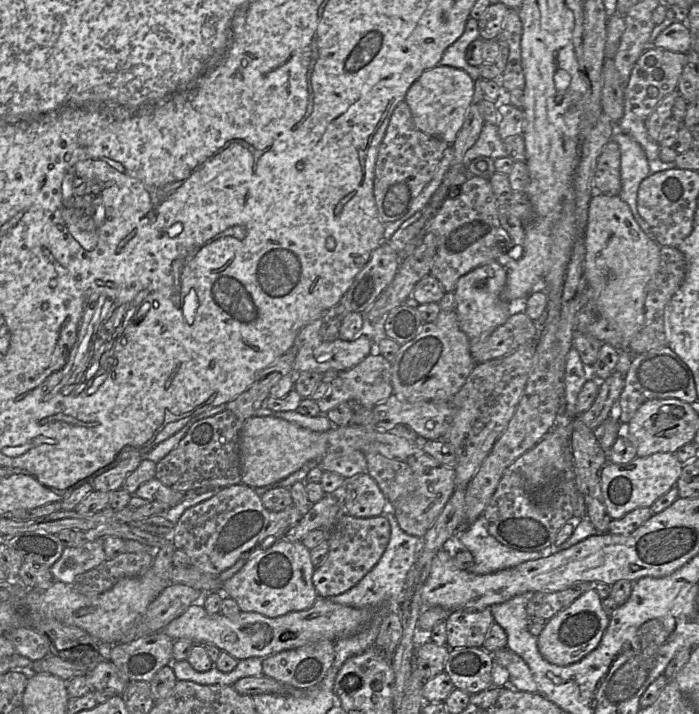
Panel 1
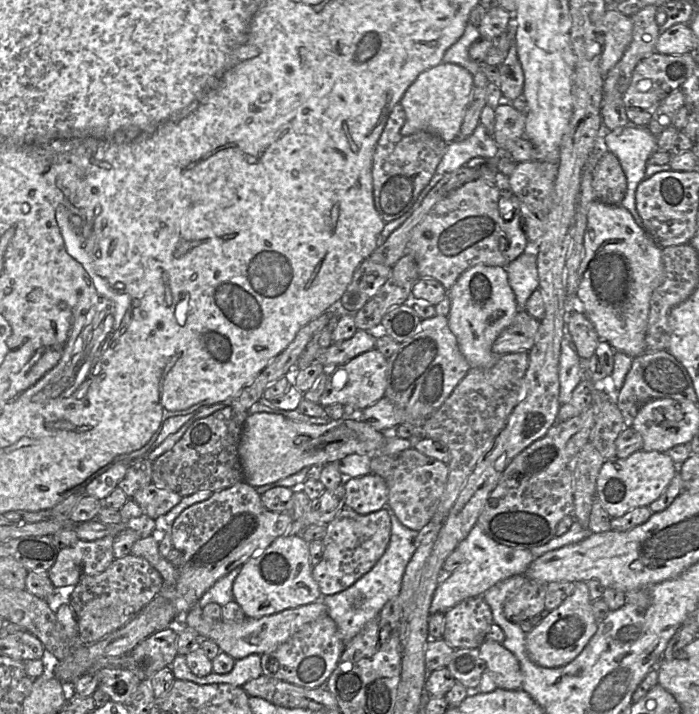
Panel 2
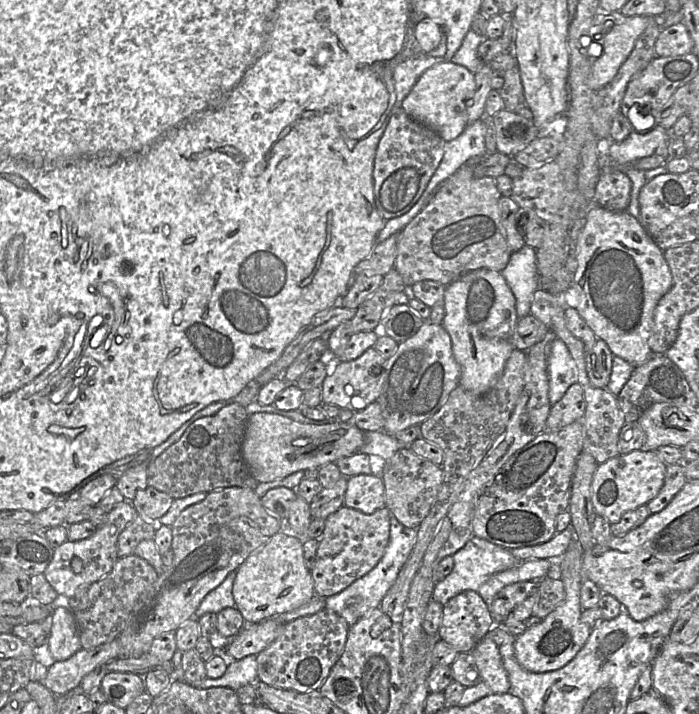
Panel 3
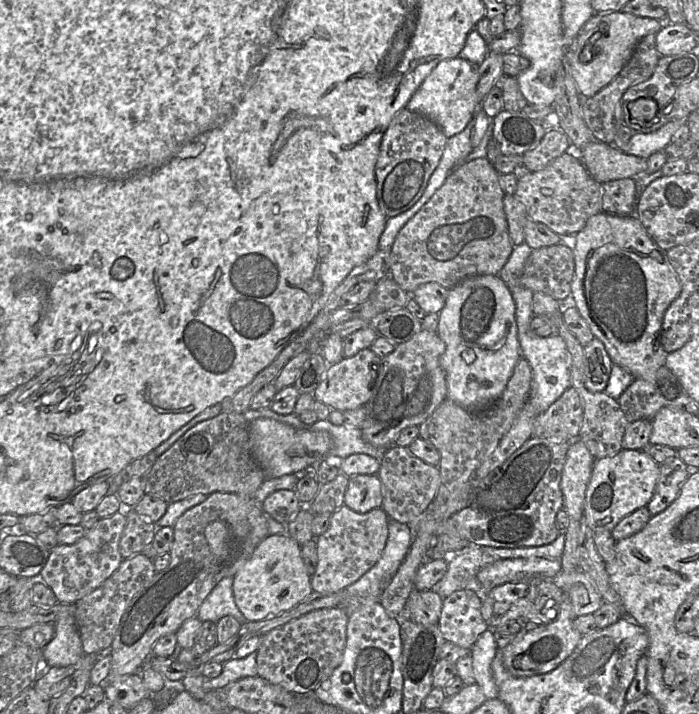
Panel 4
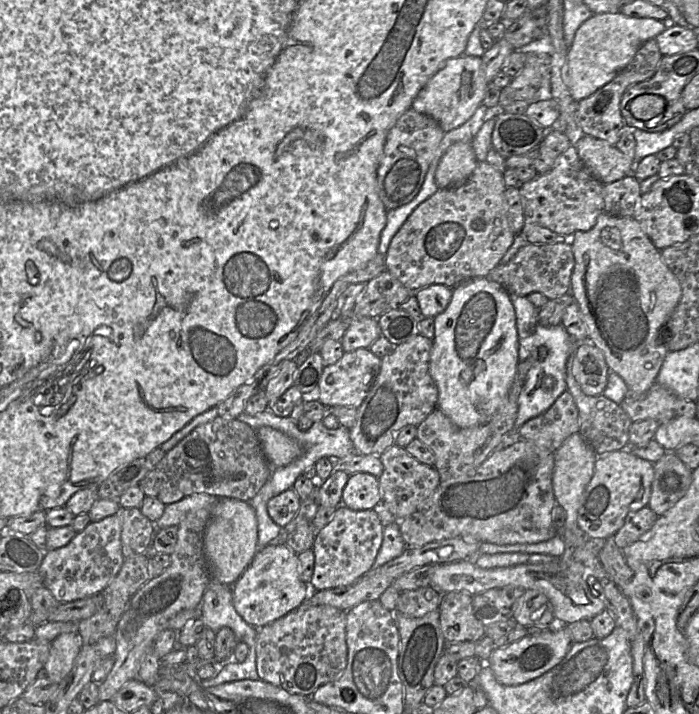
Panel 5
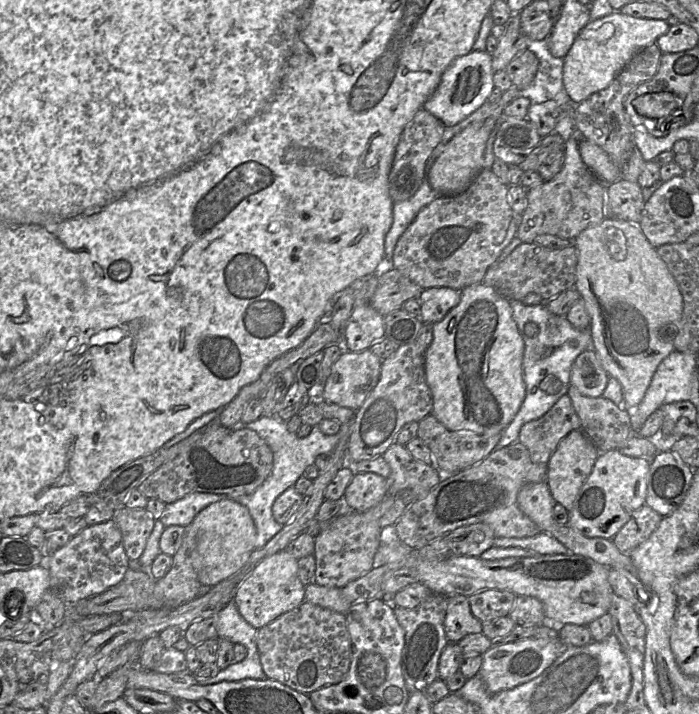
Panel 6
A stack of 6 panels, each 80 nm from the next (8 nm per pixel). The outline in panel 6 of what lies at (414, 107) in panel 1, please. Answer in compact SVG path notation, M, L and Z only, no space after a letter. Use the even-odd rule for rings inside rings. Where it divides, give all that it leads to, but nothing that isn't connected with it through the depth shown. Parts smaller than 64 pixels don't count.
M472 50L456 58L444 71L434 93L422 109L430 112L445 126L453 126L475 112L489 97L494 88L492 55L487 51Z

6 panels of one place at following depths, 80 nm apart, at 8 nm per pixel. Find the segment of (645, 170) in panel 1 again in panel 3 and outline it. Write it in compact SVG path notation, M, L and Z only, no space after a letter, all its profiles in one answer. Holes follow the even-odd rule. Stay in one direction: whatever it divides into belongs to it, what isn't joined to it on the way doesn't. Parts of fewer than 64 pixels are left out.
M656 126L646 133L635 130L623 141L616 142L611 139L598 140L598 149L601 154L608 155L631 180L632 188L630 203L627 212L640 221L639 192L646 184L645 171L631 167L631 164L643 157L654 155L659 144L670 137L670 131Z

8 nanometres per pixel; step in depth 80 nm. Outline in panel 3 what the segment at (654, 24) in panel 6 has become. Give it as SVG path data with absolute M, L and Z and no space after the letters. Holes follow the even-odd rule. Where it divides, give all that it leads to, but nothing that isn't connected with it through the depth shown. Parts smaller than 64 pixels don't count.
M601 9L598 10L594 25L591 26L588 36L602 45L603 53L593 63L587 78L587 85L590 89L598 91L615 77L621 65L631 54L636 40L645 31L647 25L648 17L645 16L625 16L620 11L605 12ZM606 21L613 21L613 27L605 28L605 26L601 26ZM598 33L601 34L598 35Z

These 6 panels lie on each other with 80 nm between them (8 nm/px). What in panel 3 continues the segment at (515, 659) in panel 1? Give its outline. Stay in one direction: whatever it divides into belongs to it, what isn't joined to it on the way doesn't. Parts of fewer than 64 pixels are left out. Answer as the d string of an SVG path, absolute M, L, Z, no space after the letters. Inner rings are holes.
M487 634L471 651L480 679L485 682L491 690L491 694L504 694L510 689L510 681L506 669L504 668L499 646Z

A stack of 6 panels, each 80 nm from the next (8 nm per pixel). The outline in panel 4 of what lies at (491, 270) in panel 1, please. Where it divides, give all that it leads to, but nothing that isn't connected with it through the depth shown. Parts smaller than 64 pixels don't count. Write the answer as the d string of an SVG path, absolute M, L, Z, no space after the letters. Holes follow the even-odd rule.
M499 275L473 276L449 289L445 305L439 312L436 331L446 346L440 357L440 365L446 376L448 399L468 411L476 412L500 397L521 354L515 313L515 301Z

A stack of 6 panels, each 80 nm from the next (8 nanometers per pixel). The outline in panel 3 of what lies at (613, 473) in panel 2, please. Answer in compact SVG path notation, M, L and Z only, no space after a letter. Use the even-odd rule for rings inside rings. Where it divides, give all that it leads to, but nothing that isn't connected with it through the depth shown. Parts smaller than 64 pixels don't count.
M634 450L619 454L598 465L591 485L591 497L596 515L605 518L610 524L620 521L624 513L646 505L661 490L667 465L655 451Z

